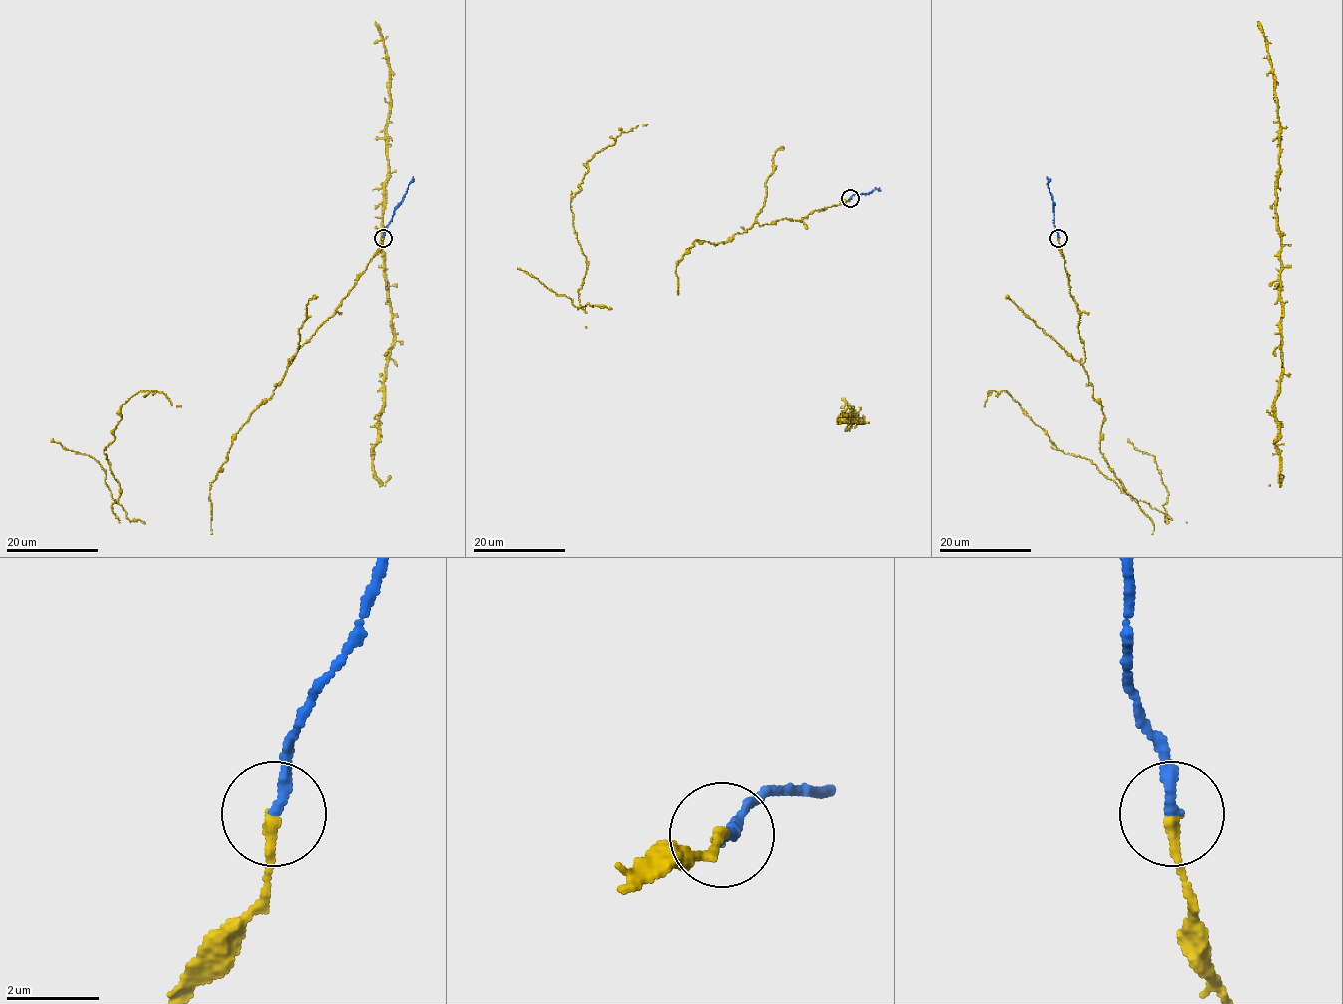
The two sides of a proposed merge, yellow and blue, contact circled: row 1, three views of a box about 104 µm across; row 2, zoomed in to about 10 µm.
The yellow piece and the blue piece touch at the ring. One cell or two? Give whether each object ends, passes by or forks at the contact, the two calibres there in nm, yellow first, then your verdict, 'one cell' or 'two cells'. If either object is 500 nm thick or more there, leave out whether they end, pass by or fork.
yellow ends | blue ends | 240/240 nm | one cell

